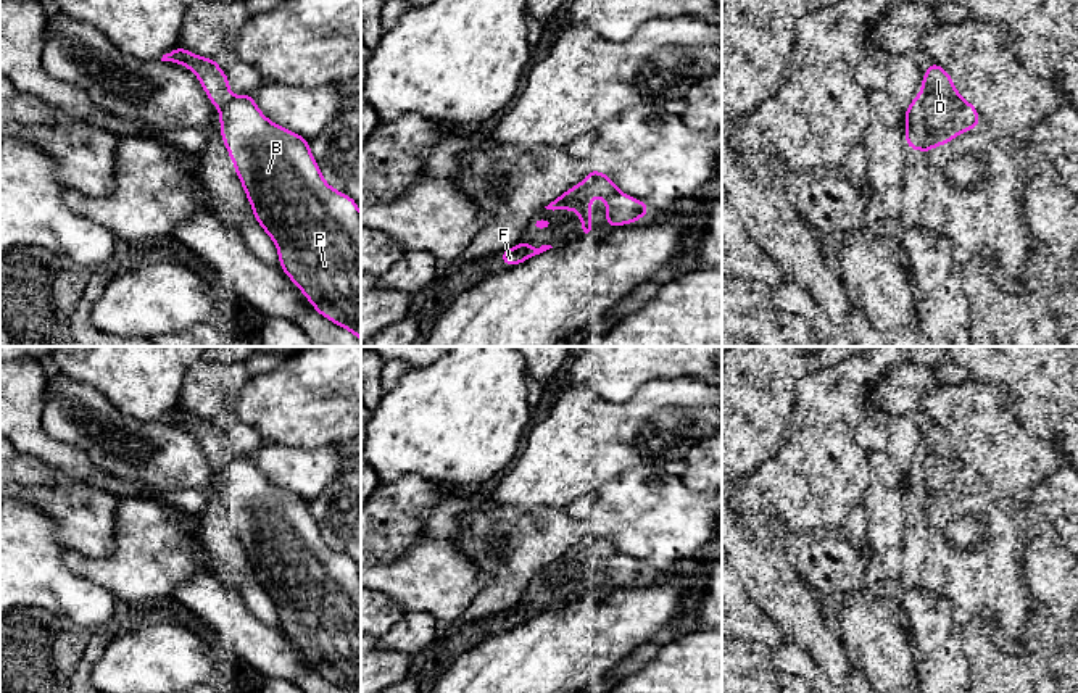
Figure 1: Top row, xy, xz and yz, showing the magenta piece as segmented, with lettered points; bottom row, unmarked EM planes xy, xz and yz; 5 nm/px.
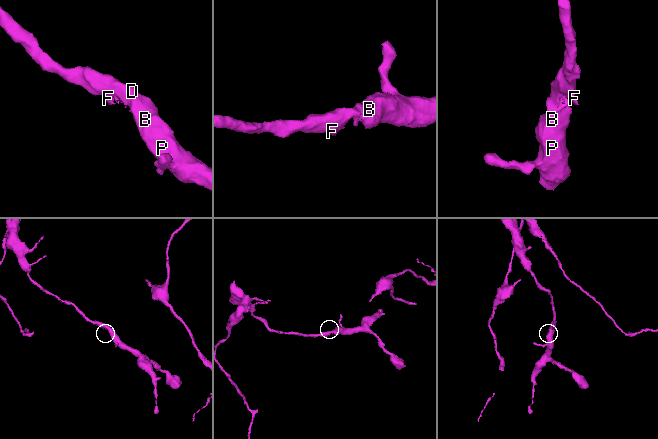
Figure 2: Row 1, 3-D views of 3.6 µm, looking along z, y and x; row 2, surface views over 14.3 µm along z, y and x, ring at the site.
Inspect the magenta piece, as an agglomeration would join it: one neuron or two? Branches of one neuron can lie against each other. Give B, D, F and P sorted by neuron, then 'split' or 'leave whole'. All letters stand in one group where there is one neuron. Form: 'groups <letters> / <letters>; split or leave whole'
groups B D F P; leave whole

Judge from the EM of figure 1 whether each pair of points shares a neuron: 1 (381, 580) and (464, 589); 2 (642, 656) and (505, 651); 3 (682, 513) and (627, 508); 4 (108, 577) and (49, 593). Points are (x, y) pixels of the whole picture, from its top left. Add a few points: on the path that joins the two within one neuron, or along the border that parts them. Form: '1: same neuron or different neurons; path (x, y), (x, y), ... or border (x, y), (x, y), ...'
1: same neuron; path (402, 580), (443, 582)
2: different neurons; border (653, 642), (637, 647), (614, 668), (598, 676)
3: same neuron; path (669, 513), (640, 511)
4: different neurons; border (63, 558), (74, 571), (100, 584), (118, 601)

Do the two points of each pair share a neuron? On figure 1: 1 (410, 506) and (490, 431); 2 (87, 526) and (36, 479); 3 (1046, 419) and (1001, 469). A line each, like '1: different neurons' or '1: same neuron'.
1: different neurons
2: same neuron
3: different neurons

